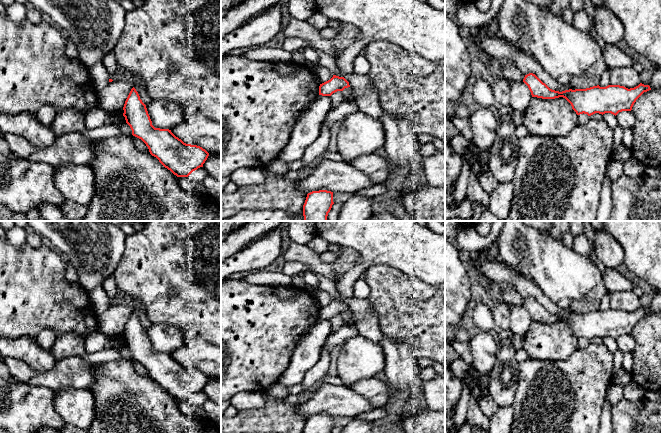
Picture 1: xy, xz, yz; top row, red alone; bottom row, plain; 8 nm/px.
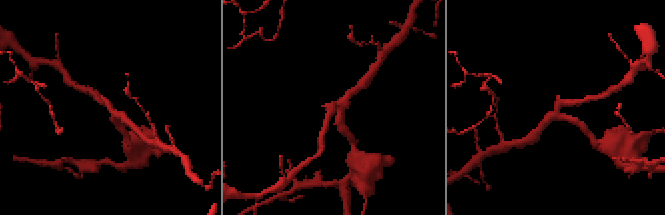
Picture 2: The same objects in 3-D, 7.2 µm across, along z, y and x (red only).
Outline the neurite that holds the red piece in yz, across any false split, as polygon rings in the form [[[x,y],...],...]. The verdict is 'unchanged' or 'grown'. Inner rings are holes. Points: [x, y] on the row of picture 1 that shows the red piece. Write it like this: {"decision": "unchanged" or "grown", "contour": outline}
{"decision": "unchanged", "contour": [[[535,74],[525,75],[523,82],[528,86],[532,97],[542,99],[565,98],[577,115],[595,113],[611,113],[617,115],[622,111],[631,111],[636,100],[644,93],[651,90],[649,85],[640,83],[634,88],[620,85],[599,85],[586,89],[569,89],[562,92],[550,89]]]}

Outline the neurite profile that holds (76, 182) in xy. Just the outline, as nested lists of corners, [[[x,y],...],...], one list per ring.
[[[61,164],[55,167],[54,183],[65,199],[86,207],[96,193],[94,173],[87,165]]]

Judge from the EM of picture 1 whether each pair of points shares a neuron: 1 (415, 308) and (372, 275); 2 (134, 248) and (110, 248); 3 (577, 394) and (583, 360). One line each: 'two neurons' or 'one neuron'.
1: one neuron
2: two neurons
3: one neuron

